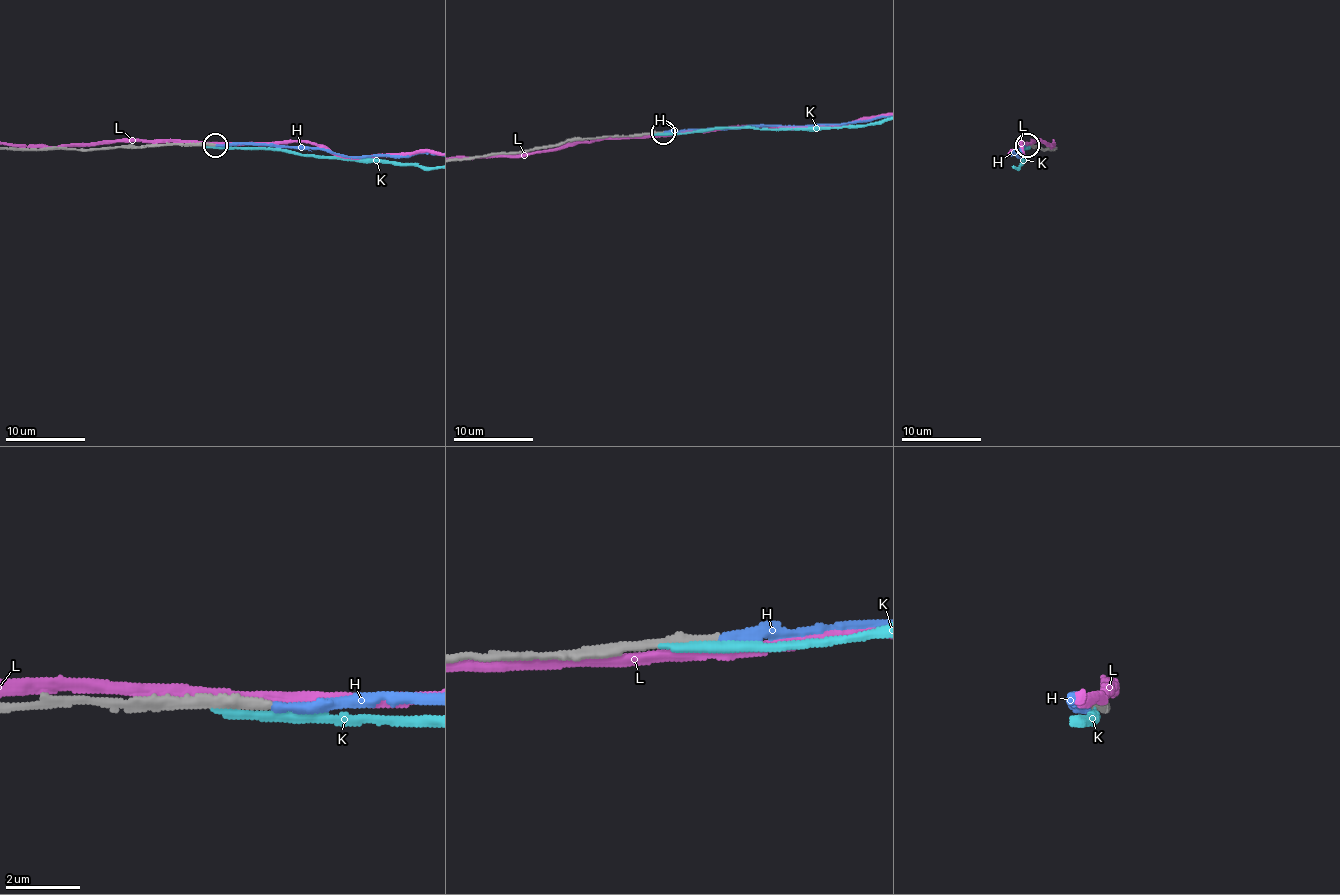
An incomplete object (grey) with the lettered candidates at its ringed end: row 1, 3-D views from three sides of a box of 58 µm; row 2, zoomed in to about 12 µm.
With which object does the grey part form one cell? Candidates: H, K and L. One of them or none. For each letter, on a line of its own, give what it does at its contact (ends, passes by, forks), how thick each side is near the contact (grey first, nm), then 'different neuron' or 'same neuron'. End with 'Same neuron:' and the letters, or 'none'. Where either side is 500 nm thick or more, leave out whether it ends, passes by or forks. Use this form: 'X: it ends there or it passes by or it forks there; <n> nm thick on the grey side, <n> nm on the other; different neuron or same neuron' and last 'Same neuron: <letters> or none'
H: it ends there; 240 nm thick on the grey side, 240 nm on the other; same neuron
K: it ends there; 360 nm thick on the grey side, 280 nm on the other; different neuron
L: it passes by; 240 nm thick on the grey side, 300 nm on the other; different neuron
Same neuron: H

